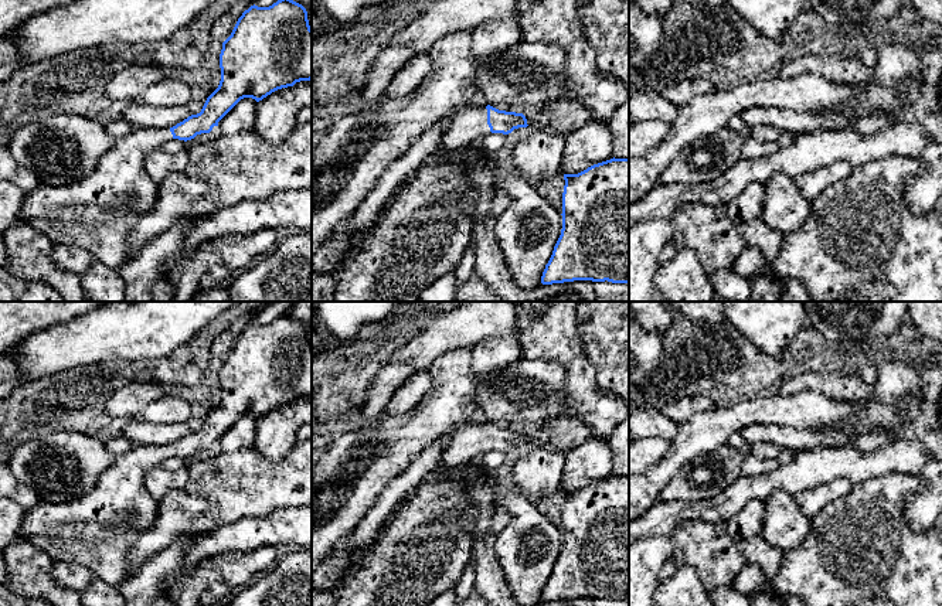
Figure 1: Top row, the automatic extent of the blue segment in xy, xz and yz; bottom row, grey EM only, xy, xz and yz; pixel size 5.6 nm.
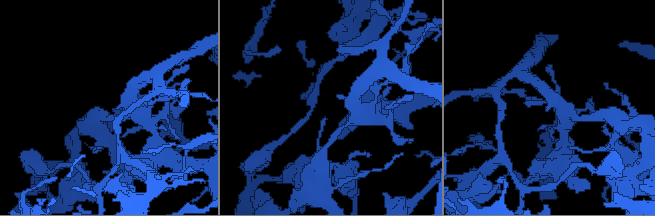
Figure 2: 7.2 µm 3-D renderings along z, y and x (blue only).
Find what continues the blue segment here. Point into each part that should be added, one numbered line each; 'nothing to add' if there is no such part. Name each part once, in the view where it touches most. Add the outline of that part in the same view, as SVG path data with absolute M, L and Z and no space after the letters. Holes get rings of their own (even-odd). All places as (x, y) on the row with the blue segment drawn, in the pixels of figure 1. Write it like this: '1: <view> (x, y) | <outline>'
1: xz (470, 123) | M469 108L458 112L442 132L439 152L453 152L490 133L487 109Z

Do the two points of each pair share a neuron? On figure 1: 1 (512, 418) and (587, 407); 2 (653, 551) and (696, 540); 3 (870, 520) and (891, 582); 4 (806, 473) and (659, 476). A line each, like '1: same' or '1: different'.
1: different
2: different
3: same
4: different

